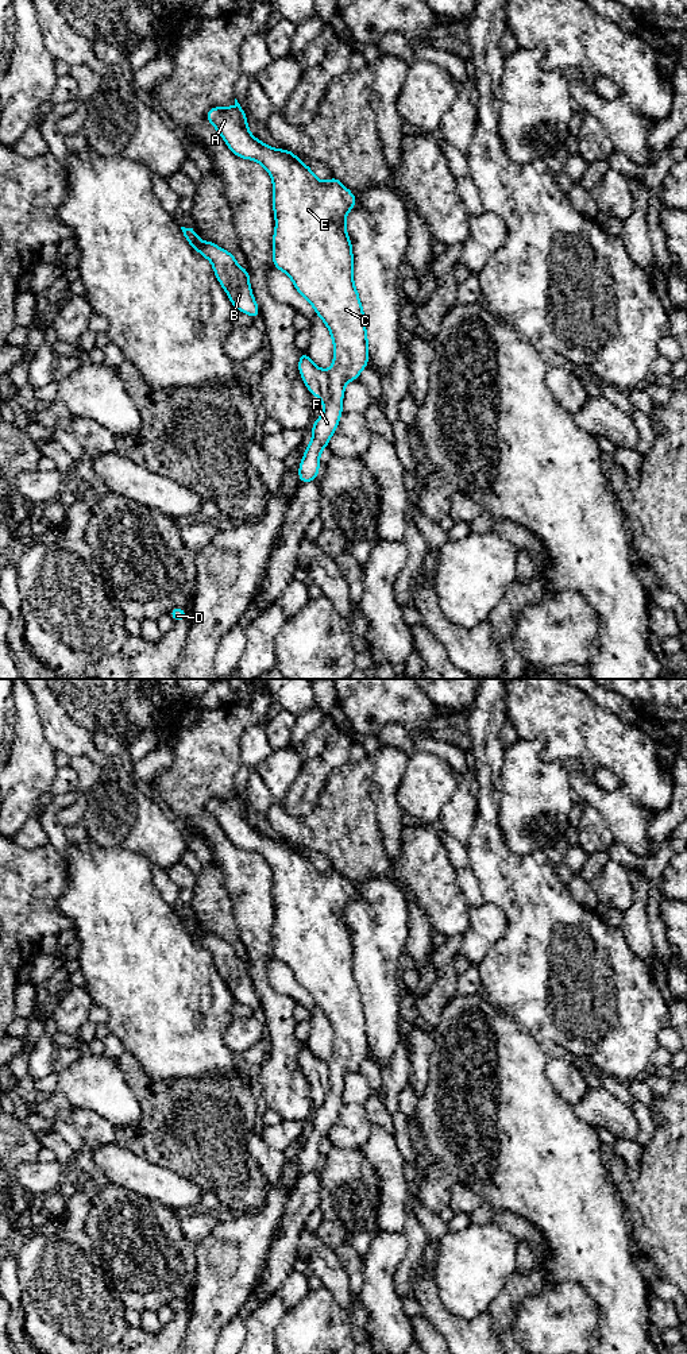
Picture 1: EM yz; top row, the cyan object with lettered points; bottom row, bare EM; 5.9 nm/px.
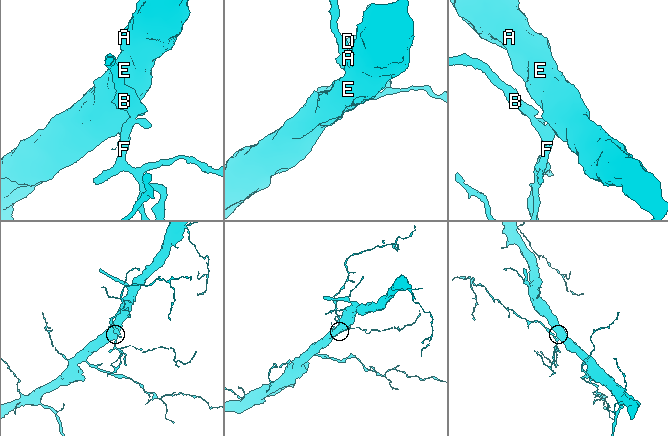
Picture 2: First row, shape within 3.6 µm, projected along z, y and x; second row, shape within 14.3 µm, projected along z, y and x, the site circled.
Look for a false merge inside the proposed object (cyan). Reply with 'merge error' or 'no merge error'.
merge error

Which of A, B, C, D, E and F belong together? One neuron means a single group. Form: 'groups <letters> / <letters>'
groups A C D E F / B

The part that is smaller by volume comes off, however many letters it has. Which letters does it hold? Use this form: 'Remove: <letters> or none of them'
Remove: B

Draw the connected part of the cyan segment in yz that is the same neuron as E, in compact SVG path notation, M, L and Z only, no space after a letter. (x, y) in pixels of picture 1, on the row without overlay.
M236 790L233 798L209 799L207 810L236 848L256 852L269 863L273 871L275 907L274 958L289 967L297 983L312 995L314 1004L323 1010L333 1031L333 1054L328 1062L329 1092L324 1104L313 1114L313 1129L298 1160L301 1174L317 1172L320 1145L324 1138L328 1138L343 1106L341 1093L346 1076L350 1072L356 1072L363 1060L368 1057L367 1021L359 984L354 976L352 936L346 917L347 904L356 896L356 887L335 867L328 873L321 873L308 856L297 850L297 845L286 840L273 840L260 830L255 830Z

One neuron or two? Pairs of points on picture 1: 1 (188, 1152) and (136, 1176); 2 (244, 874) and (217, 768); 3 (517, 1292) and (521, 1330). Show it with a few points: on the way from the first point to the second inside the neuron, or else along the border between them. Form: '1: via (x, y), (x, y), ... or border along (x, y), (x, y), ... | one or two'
1: border along (130, 1152), (188, 1179) | two
2: via (222, 848), (216, 836), (199, 818), (199, 794) | one
3: border along (541, 1287), (521, 1302), (514, 1324), (510, 1329) | two

